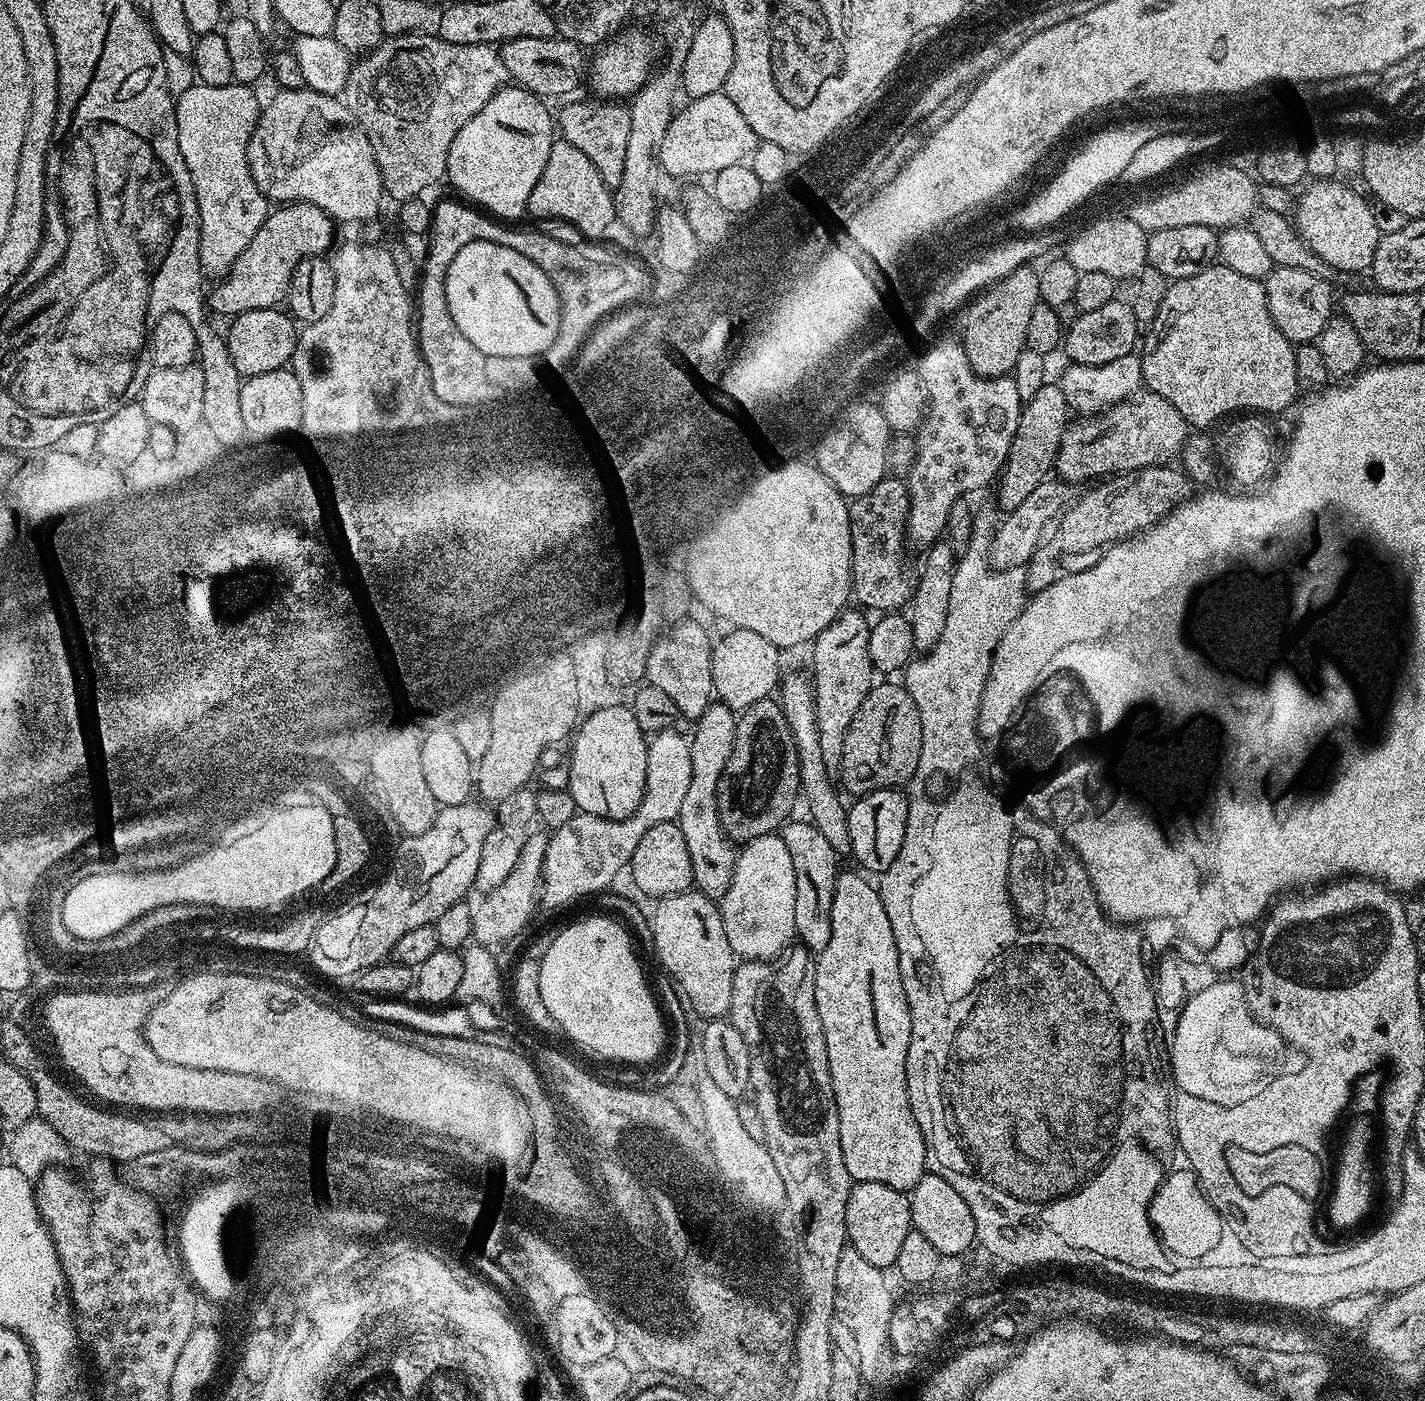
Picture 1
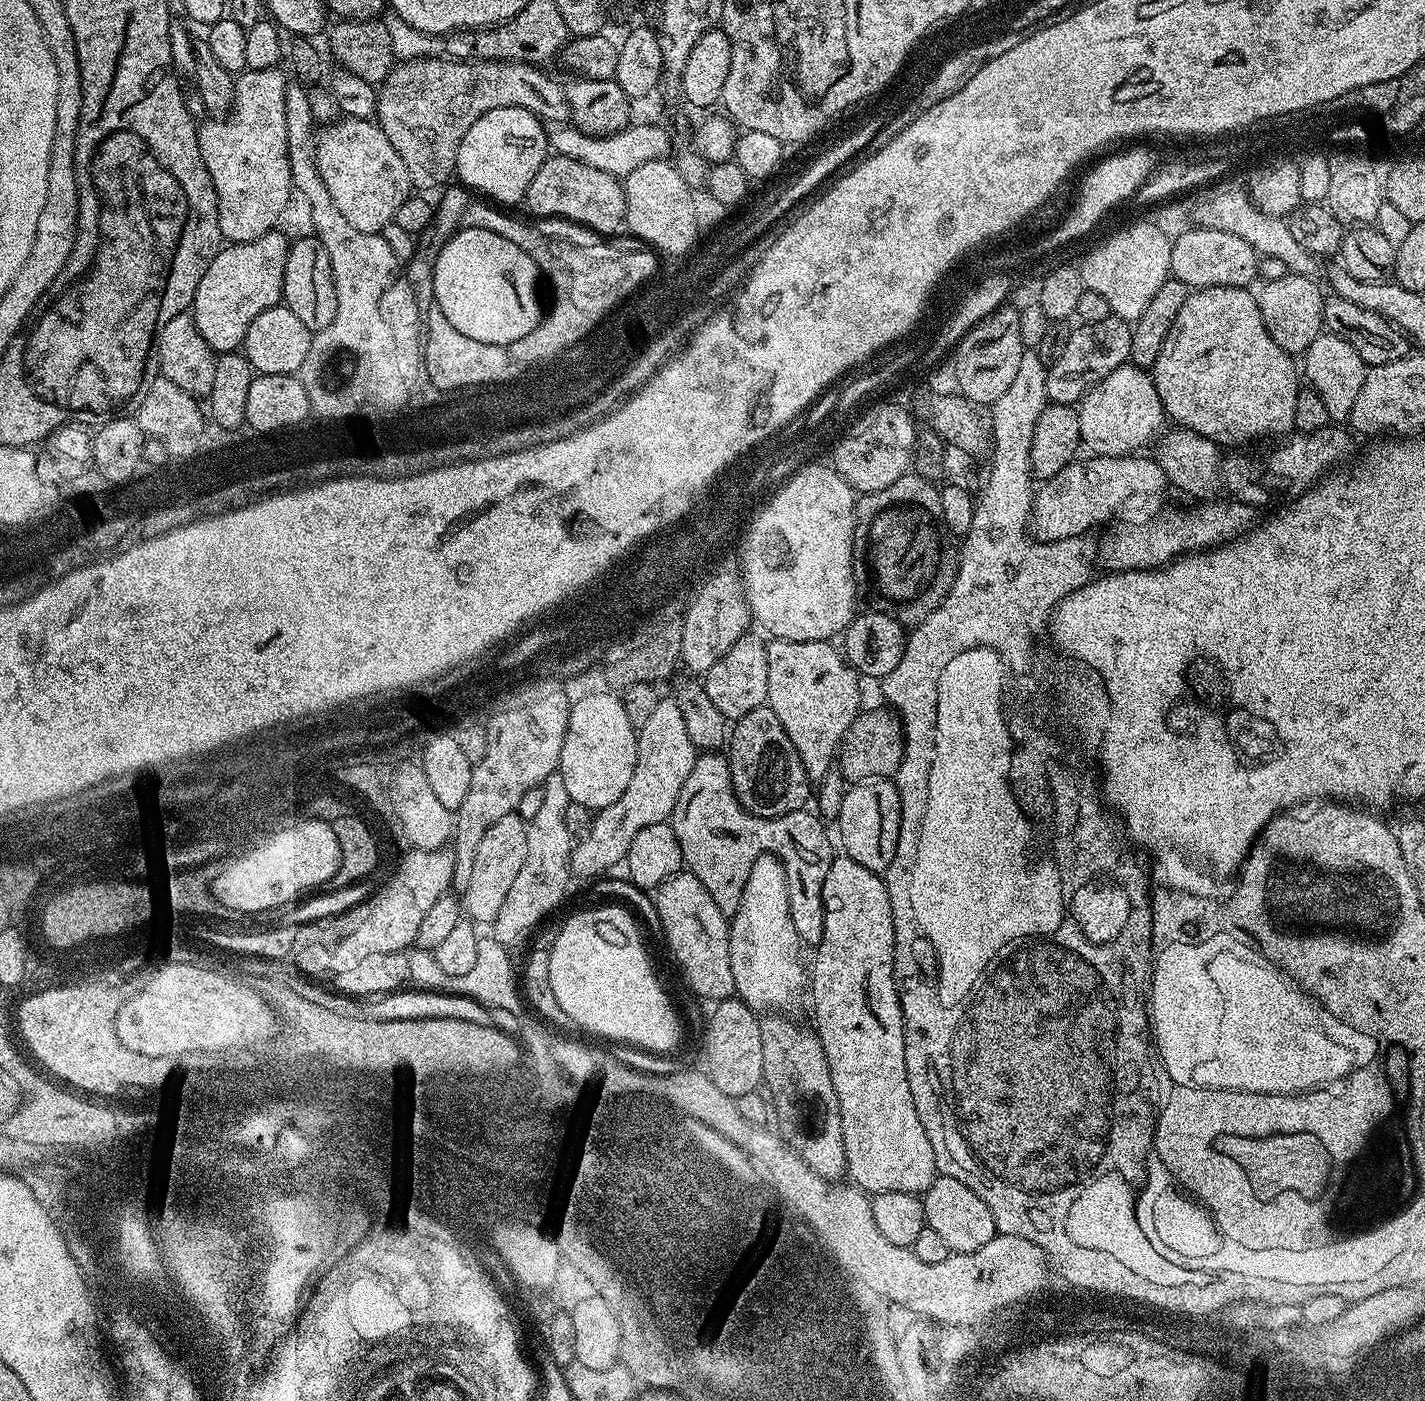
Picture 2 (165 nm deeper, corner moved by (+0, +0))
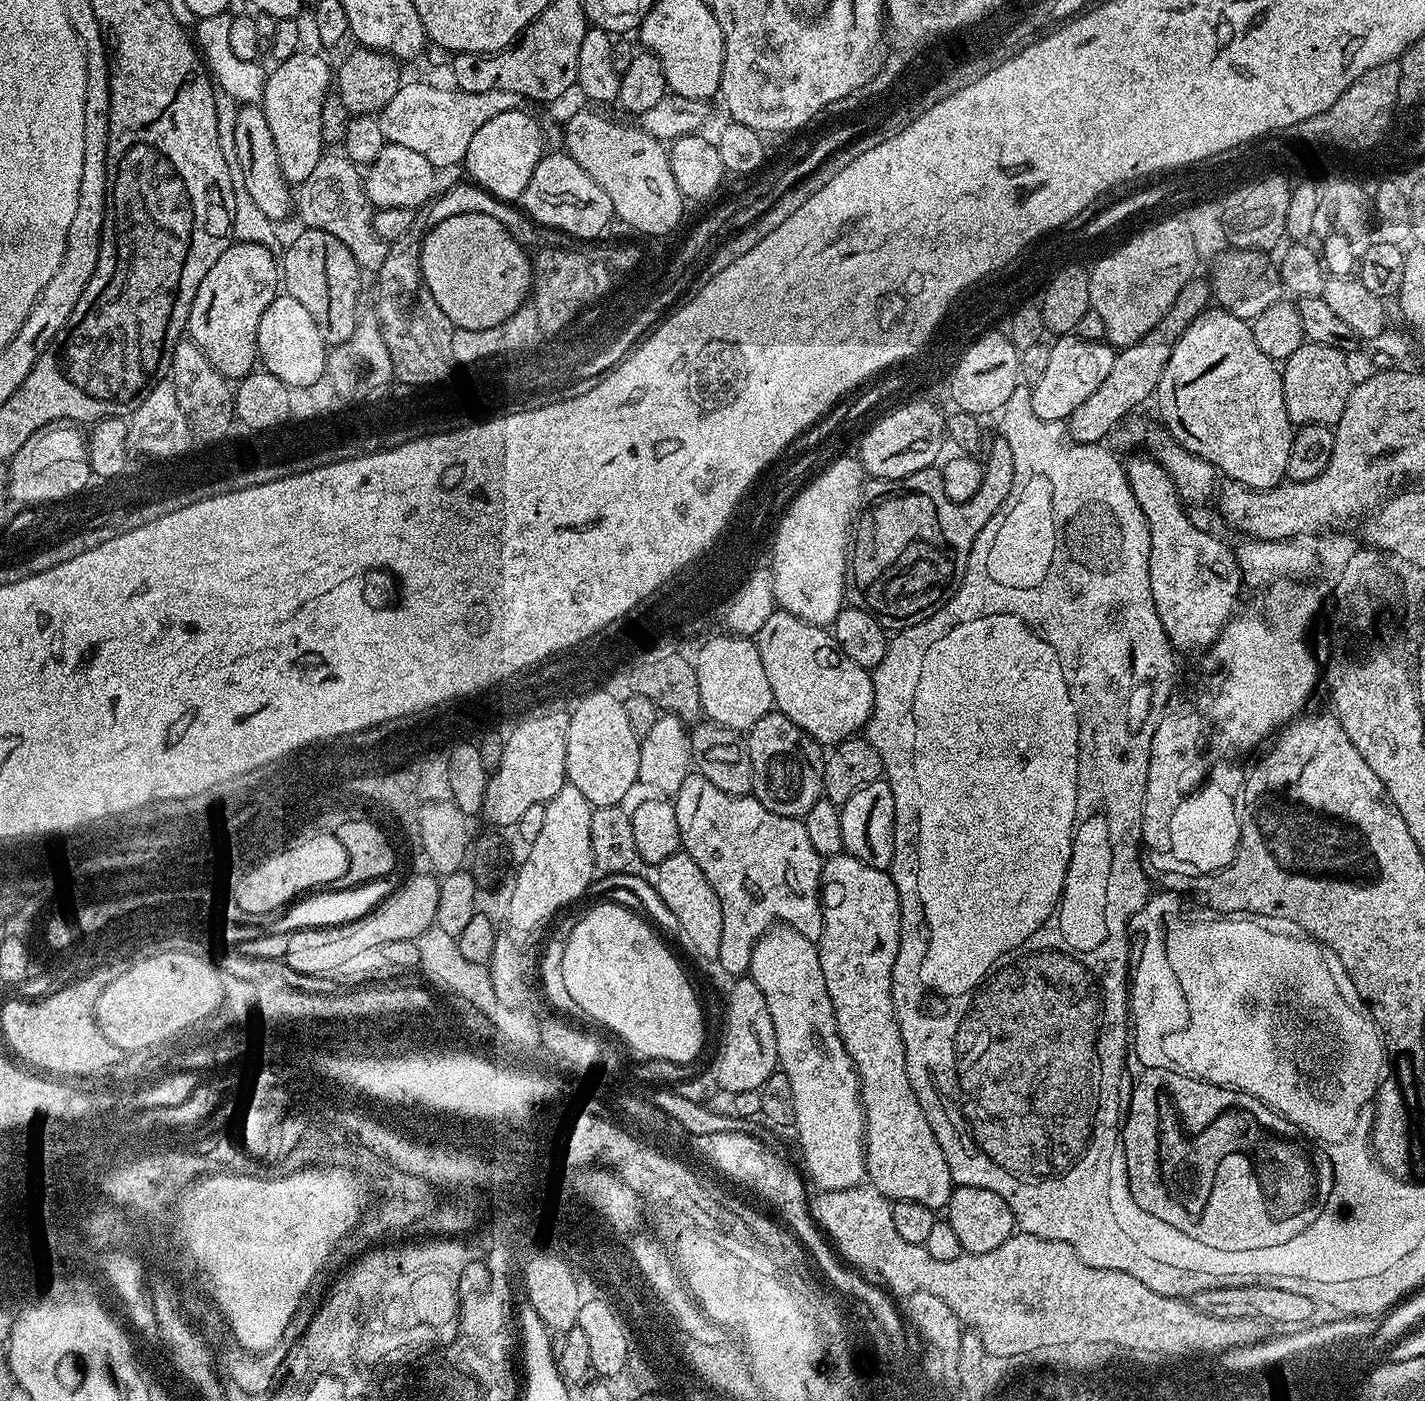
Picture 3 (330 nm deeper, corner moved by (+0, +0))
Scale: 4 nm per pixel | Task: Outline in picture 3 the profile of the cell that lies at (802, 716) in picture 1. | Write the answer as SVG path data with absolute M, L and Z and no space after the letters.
M777 610L762 622L762 630L755 634L758 654L762 654L762 667L766 670L766 679L770 681L770 690L775 711L780 712L794 726L798 726L807 736L814 738L822 746L835 746L843 740L855 737L856 732L865 727L874 706L874 686L869 669L850 662L840 649L839 642L827 627L811 624L794 614Z

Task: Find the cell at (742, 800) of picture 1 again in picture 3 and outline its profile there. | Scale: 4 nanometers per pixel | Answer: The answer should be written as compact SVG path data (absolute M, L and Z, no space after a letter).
M775 710L758 718L758 722L747 729L746 743L752 771L751 795L774 814L803 818L810 806L822 798L824 778L821 769L826 759L822 745Z

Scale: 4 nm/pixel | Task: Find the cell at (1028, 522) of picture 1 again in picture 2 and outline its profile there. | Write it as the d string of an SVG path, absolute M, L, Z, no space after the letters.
M1144 454L1090 456L1084 462L1068 464L1035 491L1029 513L1031 535L1041 543L1048 543L1081 537L1086 530L1113 517L1137 524L1149 521L1146 519L1159 510L1168 483L1160 464L1153 457L1146 457Z

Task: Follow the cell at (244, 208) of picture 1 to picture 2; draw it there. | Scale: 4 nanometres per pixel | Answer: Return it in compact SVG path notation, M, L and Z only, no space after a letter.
M279 67L267 68L266 70L247 69L236 76L236 97L232 100L232 107L227 113L219 118L205 119L205 124L201 123L198 128L198 150L202 150L202 162L206 162L206 170L210 170L210 178L214 182L214 190L218 198L218 226L221 237L228 244L241 244L250 242L254 238L262 238L262 234L273 231L280 220L280 215L284 212L284 207L288 204L288 195L293 195L292 175L290 174L290 162L288 161L288 143L286 142L286 89L290 83L280 73Z

